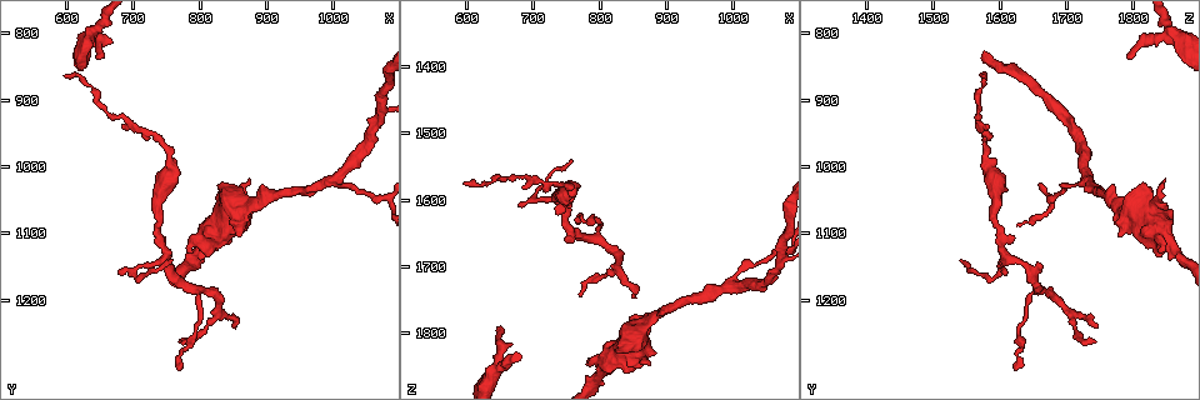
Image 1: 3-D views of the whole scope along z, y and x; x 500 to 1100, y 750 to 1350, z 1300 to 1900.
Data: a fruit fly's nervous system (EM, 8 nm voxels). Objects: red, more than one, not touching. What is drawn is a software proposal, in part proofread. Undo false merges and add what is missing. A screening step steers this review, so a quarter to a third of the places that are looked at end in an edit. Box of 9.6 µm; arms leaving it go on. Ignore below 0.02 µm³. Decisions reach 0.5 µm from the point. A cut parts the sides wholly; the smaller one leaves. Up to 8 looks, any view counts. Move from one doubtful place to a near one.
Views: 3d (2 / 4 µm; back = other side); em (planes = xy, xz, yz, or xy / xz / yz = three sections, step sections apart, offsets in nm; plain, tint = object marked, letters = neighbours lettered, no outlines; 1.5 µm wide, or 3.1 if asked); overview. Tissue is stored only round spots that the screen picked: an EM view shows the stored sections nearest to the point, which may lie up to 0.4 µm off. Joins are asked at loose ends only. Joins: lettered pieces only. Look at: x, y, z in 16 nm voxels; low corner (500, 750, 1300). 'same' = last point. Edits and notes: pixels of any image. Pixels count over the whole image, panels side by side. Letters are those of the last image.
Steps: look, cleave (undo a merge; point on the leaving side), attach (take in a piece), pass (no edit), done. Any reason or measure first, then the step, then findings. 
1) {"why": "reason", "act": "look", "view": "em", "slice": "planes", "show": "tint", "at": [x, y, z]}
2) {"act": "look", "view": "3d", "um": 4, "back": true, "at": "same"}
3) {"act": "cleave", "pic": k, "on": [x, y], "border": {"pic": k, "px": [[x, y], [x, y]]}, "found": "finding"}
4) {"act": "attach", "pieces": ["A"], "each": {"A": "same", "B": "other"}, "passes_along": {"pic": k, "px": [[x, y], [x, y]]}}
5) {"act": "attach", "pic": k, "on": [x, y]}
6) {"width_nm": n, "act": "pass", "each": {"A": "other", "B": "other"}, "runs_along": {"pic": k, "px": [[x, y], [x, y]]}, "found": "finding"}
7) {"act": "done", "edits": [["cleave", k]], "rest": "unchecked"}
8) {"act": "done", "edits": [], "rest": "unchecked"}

{"why": "an open end", "act": "look", "view": "em", "slice": "planes", "show": "plain", "at": [850, 1240, 1750]}

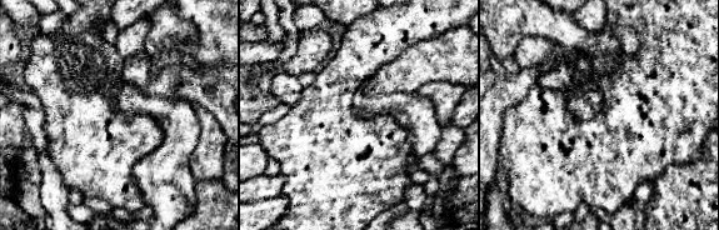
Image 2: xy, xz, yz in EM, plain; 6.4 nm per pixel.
{"why": "see the neighbours", "act": "look", "view": "em", "slice": "planes", "show": "letters", "at": "same"}

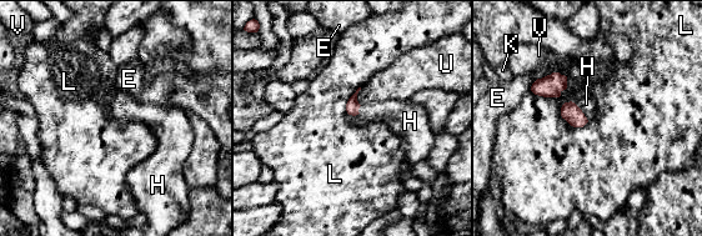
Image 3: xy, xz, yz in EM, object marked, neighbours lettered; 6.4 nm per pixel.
{"width_nm": 90, "act": "attach", "pieces": ["H"], "each": {"E": "other", "H": "same", "K": "other", "L": "other", "U": "other", "V": "other"}, "passes_along": {"pic": 3, "px": [[570, 111], [581, 111], [586, 104]]}, "found": "it goes on there"}

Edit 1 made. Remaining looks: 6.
{"why": "see it whole again", "act": "look", "view": "overview"}

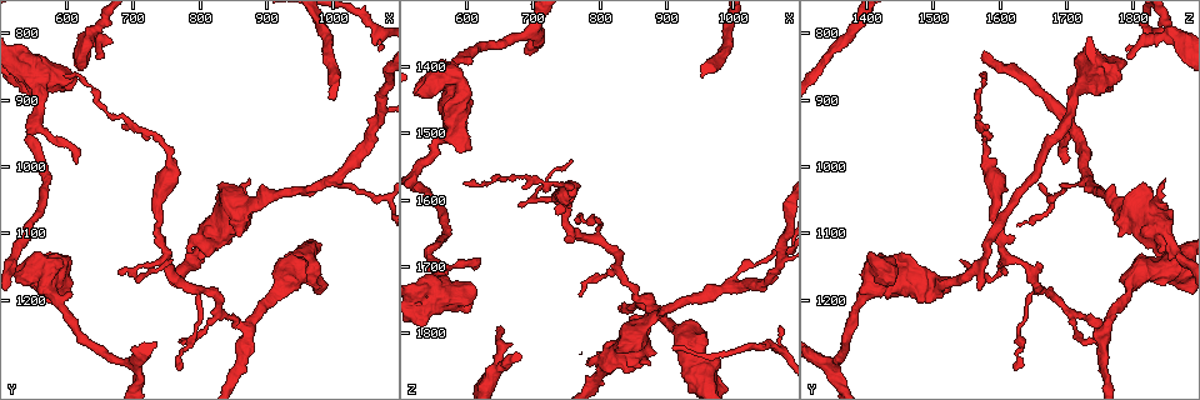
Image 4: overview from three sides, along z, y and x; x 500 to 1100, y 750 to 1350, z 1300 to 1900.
{"act": "look", "view": "em", "slice": "planes", "show": "letters", "at": [760, 1000, 1580]}

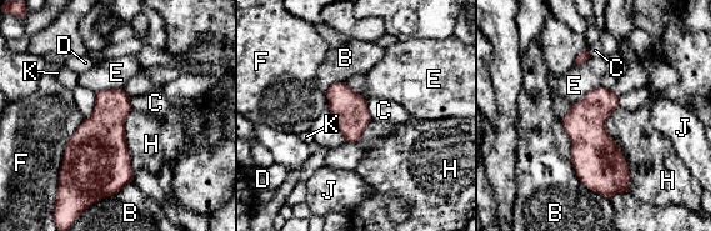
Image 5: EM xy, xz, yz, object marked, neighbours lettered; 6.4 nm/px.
{"act": "pass", "each": {"B": "other", "C": "other", "D": "other", "E": "other", "F": "other", "H": "other", "J": "other", "K": "other"}, "border": {"pic": 5, "px": [[600, 86], [590, 90], [571, 105]]}, "found": "all the same neuron"}

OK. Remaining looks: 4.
{"why": "an open end", "act": "look", "view": "em", "slice": "xy", "step": 4, "show": "letters", "at": [680, 1160, 1610]}

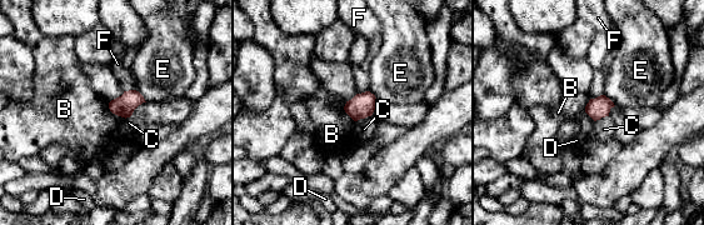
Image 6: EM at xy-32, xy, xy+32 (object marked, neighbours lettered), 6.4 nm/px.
{"act": "pass", "each": {"B": "other", "C": "other", "D": "other", "E": "other", "F": "other"}, "border": {"pic": 6, "px": [[584, 110], [594, 120]]}, "found": "none of them fits"}

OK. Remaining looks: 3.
{"act": "done", "edits": [["attach", 3]], "rest": "unchecked"}

